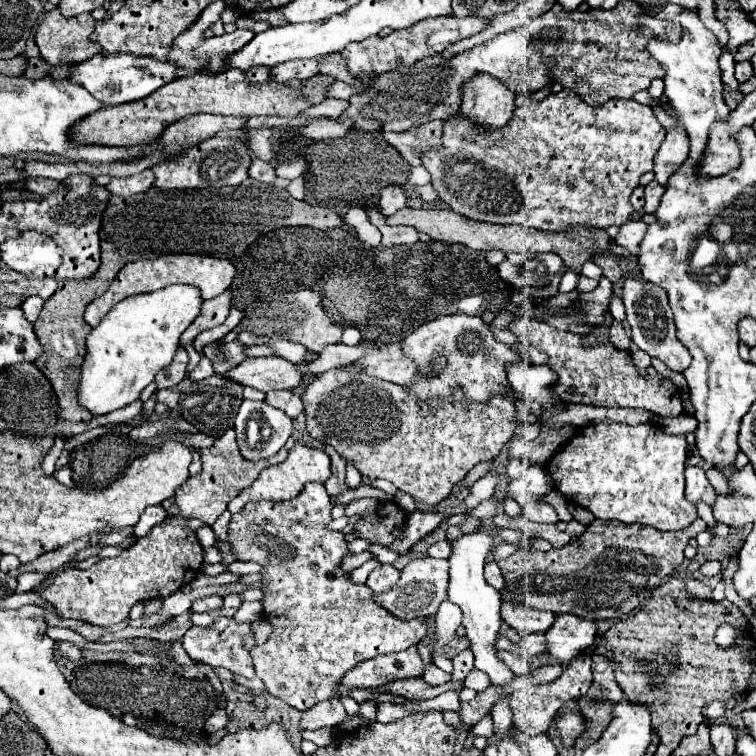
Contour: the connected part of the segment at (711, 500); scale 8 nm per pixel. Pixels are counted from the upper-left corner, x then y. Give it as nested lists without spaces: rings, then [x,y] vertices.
[[[699,466],[685,468],[685,480],[687,480],[685,496],[691,504],[699,504],[699,502],[705,502],[709,506],[715,504],[715,490]]]

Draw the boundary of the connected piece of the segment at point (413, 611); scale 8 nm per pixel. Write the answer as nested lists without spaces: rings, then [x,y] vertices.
[[[429,556],[411,560],[403,570],[401,578],[397,580],[399,592],[379,592],[373,594],[373,600],[383,606],[387,612],[397,616],[399,620],[413,620],[419,616],[433,616],[443,600],[447,600],[447,582],[449,582],[449,562],[447,560],[435,560]]]

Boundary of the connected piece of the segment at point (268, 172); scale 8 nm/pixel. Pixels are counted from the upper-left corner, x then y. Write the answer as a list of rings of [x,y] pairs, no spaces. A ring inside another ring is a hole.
[[[253,160],[249,166],[249,176],[259,180],[259,182],[267,182],[271,184],[275,180],[275,170],[269,162],[261,162],[261,160]]]

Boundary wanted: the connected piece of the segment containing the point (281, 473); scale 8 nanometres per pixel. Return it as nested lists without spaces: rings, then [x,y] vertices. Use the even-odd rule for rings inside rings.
[[[295,444],[293,450],[289,450],[289,456],[285,462],[277,464],[277,466],[269,466],[265,468],[257,480],[245,488],[235,500],[233,504],[229,504],[229,512],[239,512],[245,504],[249,504],[251,500],[269,500],[269,502],[285,502],[295,498],[307,482],[325,482],[331,476],[331,460],[323,450],[315,450],[315,448],[307,448],[301,444]]]

